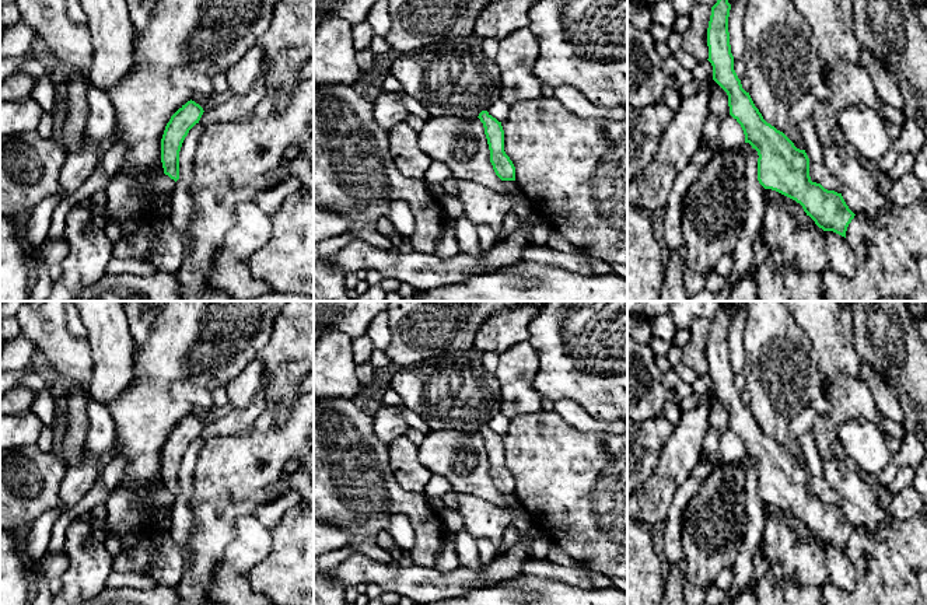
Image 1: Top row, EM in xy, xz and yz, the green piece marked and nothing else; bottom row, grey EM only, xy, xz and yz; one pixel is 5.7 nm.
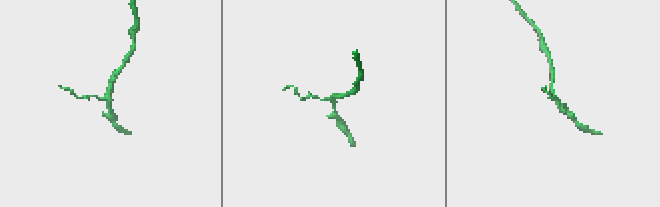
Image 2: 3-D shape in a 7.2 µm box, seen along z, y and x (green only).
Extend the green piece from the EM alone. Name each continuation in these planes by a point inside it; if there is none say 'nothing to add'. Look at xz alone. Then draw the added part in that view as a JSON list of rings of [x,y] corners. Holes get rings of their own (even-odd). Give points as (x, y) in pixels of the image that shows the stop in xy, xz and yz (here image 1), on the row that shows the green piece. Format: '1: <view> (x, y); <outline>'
nothing to add

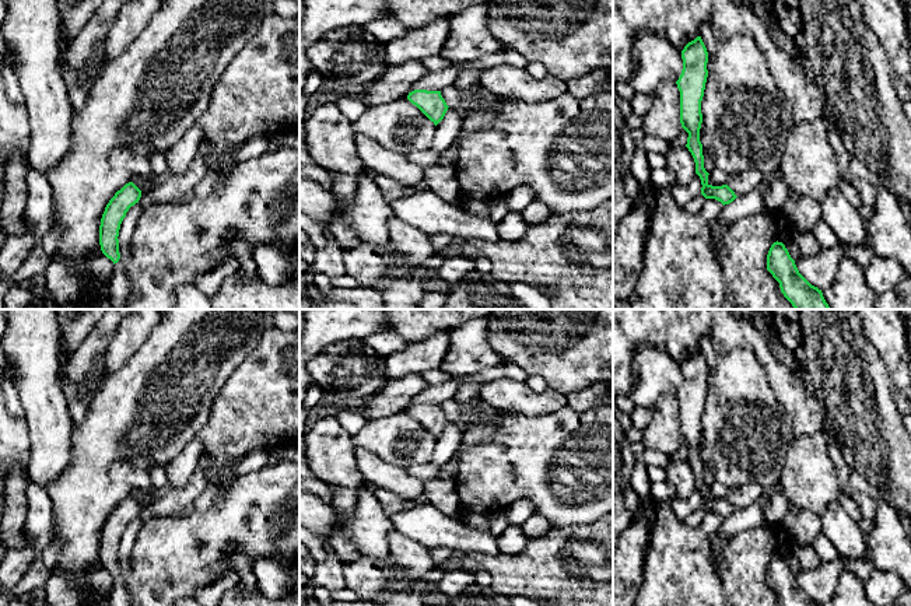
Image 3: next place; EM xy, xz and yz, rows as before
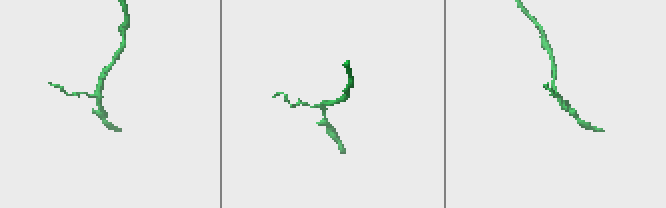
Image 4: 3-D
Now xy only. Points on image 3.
nothing to add

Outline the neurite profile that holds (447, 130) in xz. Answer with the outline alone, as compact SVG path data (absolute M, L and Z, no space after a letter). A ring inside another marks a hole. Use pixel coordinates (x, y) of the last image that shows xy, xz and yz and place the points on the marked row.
M448 108L444 119L437 125L431 148L437 154L446 151L462 130L463 115Z

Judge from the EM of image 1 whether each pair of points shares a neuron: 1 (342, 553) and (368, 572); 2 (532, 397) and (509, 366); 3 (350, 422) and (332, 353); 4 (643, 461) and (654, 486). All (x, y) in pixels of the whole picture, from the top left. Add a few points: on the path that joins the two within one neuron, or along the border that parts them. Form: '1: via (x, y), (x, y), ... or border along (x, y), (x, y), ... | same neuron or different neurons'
1: border along (378, 560), (361, 553), (350, 553), (328, 570) | different neurons
2: via (525, 390), (516, 380), (516, 373) | same neuron
3: border along (328, 397), (352, 399) | different neurons
4: border along (664, 446), (653, 474), (642, 485) | different neurons

